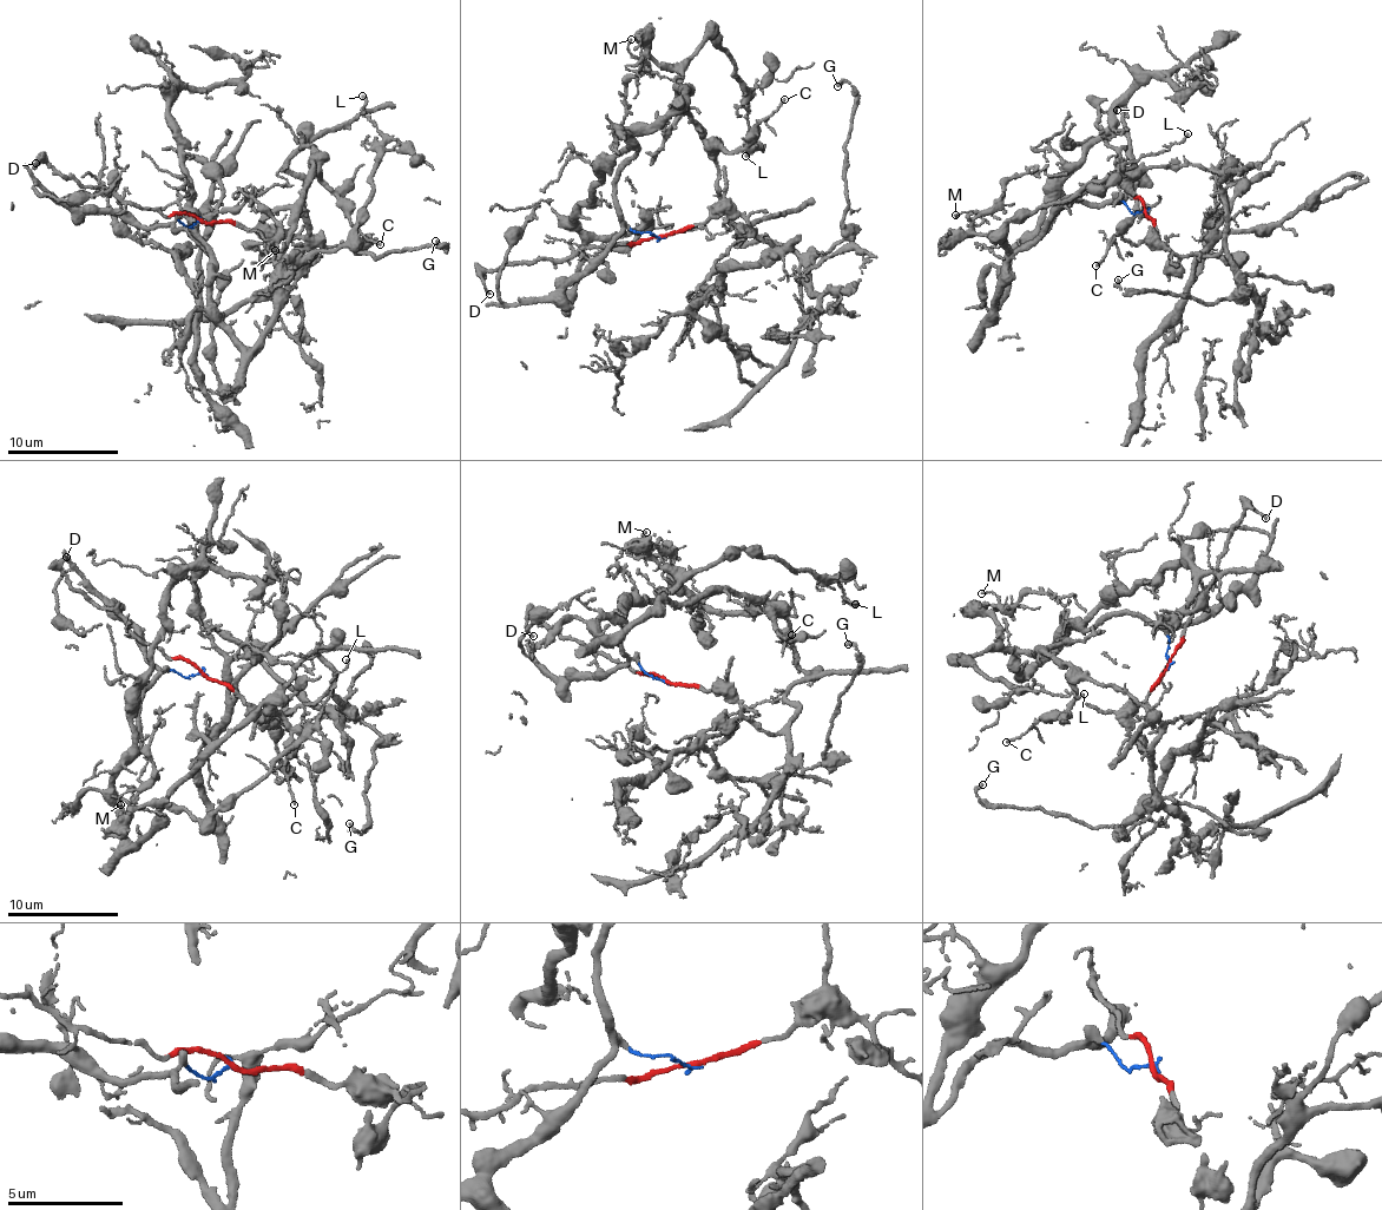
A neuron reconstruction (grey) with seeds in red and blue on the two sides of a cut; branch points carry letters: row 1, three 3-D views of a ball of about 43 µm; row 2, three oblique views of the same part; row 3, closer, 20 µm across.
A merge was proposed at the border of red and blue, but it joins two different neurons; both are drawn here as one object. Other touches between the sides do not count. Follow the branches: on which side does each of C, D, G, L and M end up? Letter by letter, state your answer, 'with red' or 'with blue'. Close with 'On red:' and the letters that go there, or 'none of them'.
C: with blue
D: with red
G: with red
L: with blue
M: with blue
On red: D, G

